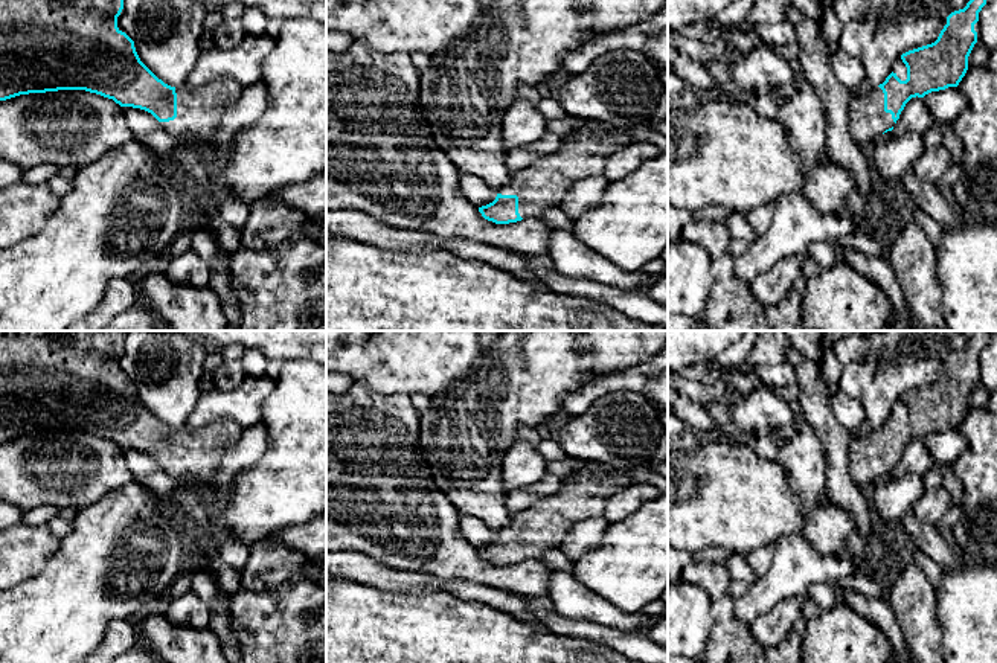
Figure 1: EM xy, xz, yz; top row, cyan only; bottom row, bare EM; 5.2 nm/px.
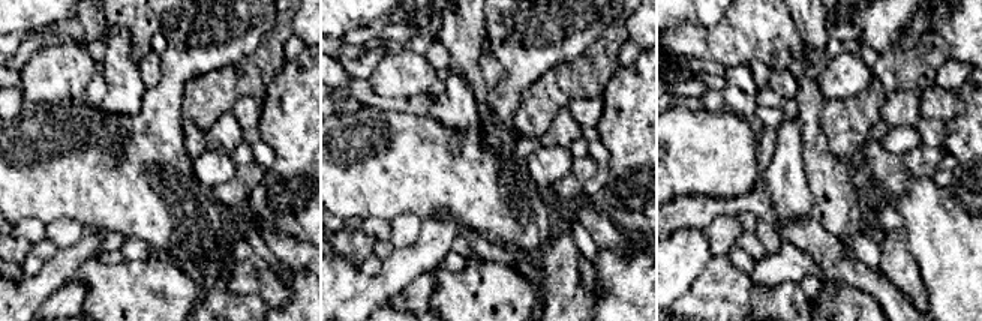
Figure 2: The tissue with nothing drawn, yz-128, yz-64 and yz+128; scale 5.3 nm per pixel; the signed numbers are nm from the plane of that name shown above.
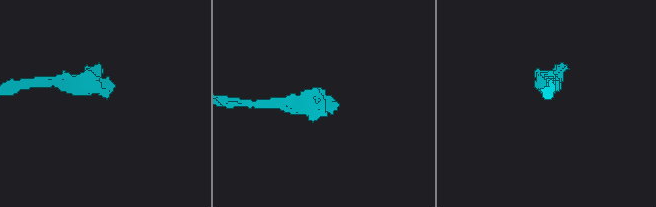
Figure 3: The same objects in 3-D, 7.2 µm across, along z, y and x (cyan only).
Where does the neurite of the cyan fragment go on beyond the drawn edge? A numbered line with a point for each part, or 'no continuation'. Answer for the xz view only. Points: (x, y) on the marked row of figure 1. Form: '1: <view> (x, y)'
1: xz (583, 154)

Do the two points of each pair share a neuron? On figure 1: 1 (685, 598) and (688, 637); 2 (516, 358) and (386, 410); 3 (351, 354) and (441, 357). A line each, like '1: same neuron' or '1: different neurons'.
1: same neuron
2: different neurons
3: same neuron

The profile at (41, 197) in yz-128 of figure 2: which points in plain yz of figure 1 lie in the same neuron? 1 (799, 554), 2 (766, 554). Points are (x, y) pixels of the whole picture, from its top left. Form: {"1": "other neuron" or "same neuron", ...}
{"1": "other neuron", "2": "other neuron"}

